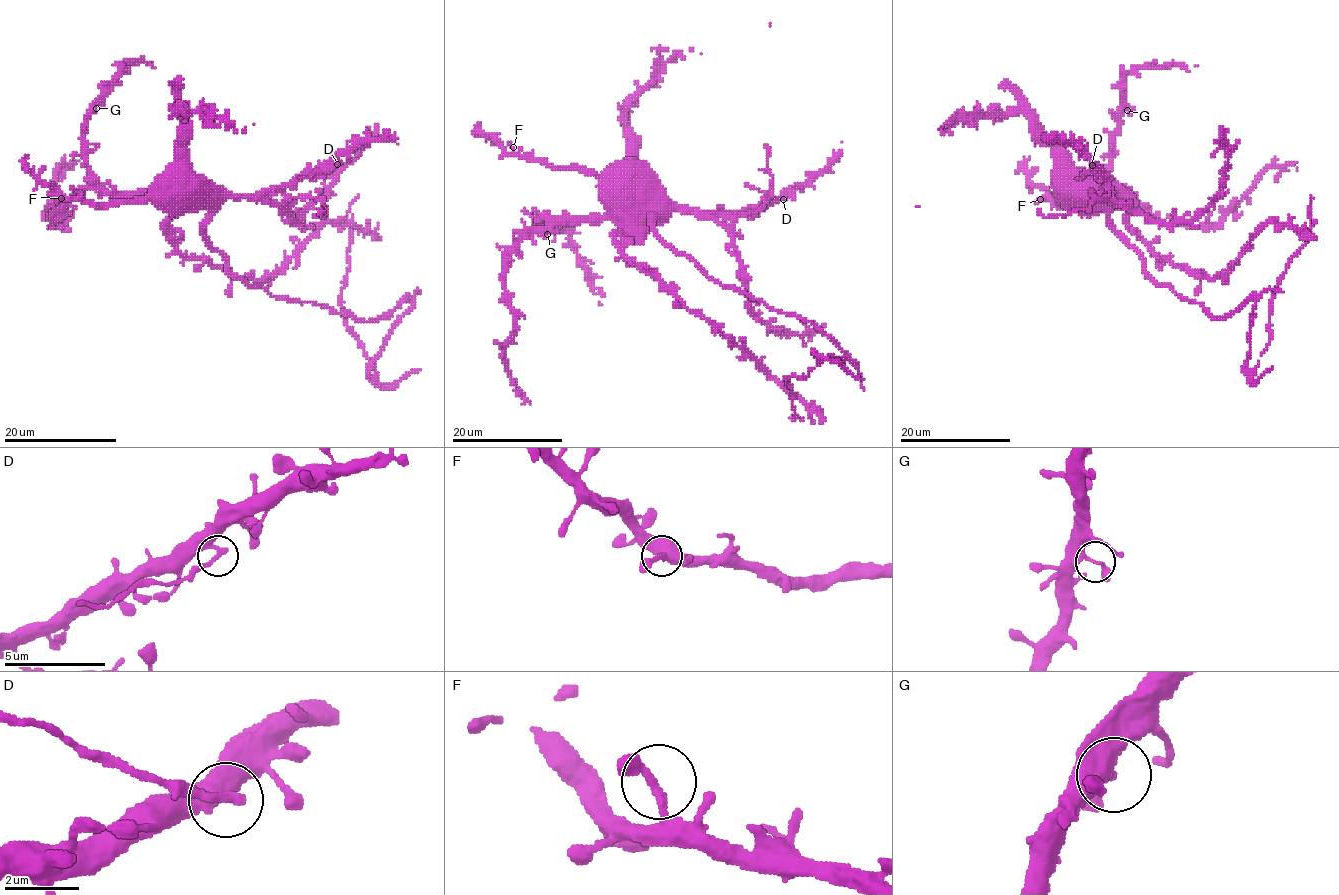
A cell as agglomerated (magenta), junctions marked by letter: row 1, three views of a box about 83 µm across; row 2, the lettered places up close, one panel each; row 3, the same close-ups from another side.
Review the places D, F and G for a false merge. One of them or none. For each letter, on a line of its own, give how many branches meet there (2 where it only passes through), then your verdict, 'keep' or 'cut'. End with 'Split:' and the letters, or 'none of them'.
D: 2 branches meet; cut
F: 2 branches meet; keep
G: 2 branches meet; keep
Split: D

